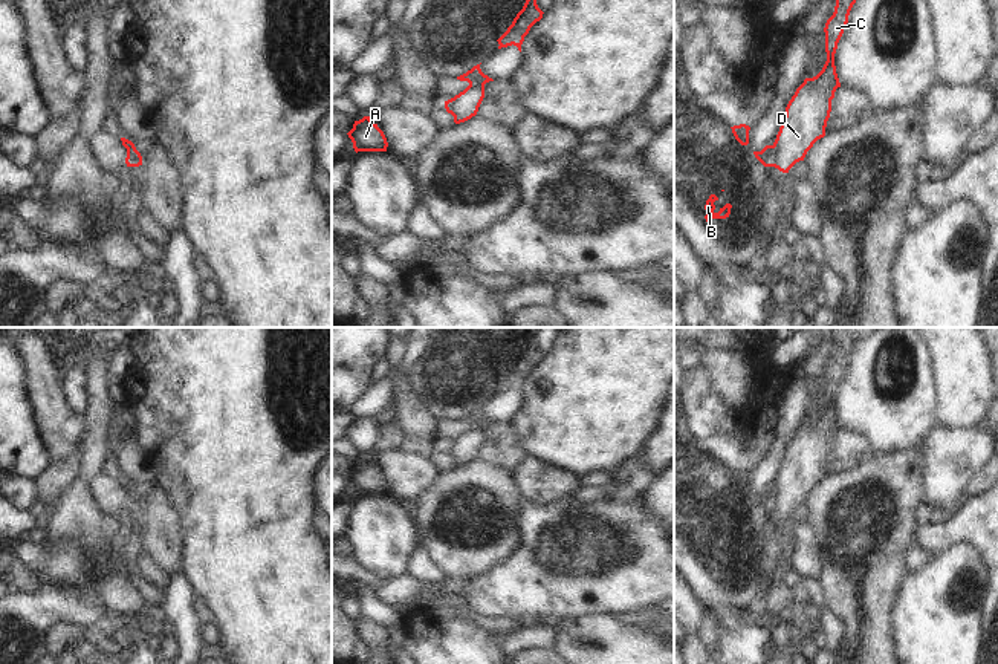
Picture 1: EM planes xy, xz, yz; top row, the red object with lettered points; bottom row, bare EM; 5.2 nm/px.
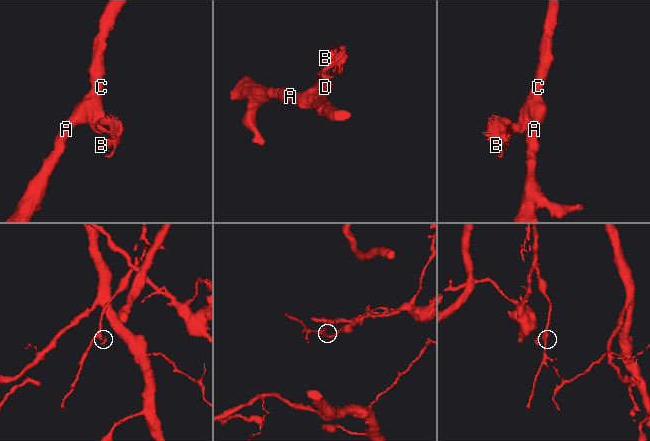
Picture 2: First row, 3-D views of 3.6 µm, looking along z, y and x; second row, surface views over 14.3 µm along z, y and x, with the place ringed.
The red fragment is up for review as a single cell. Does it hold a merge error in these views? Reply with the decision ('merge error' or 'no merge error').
merge error

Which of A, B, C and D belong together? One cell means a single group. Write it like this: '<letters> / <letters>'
A C D / B

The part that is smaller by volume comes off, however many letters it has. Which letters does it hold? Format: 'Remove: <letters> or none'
Remove: B.

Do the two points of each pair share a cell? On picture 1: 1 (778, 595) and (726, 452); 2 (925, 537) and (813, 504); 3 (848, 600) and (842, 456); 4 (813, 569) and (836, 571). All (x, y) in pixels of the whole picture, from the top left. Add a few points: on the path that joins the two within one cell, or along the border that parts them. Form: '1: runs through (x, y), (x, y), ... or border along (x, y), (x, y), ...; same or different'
1: border along (766, 591), (757, 606); different
2: border along (917, 525), (914, 543); different
3: border along (861, 464), (826, 478); different
4: border along (815, 534), (821, 560), (819, 579); different

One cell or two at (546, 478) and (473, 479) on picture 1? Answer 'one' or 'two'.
two

